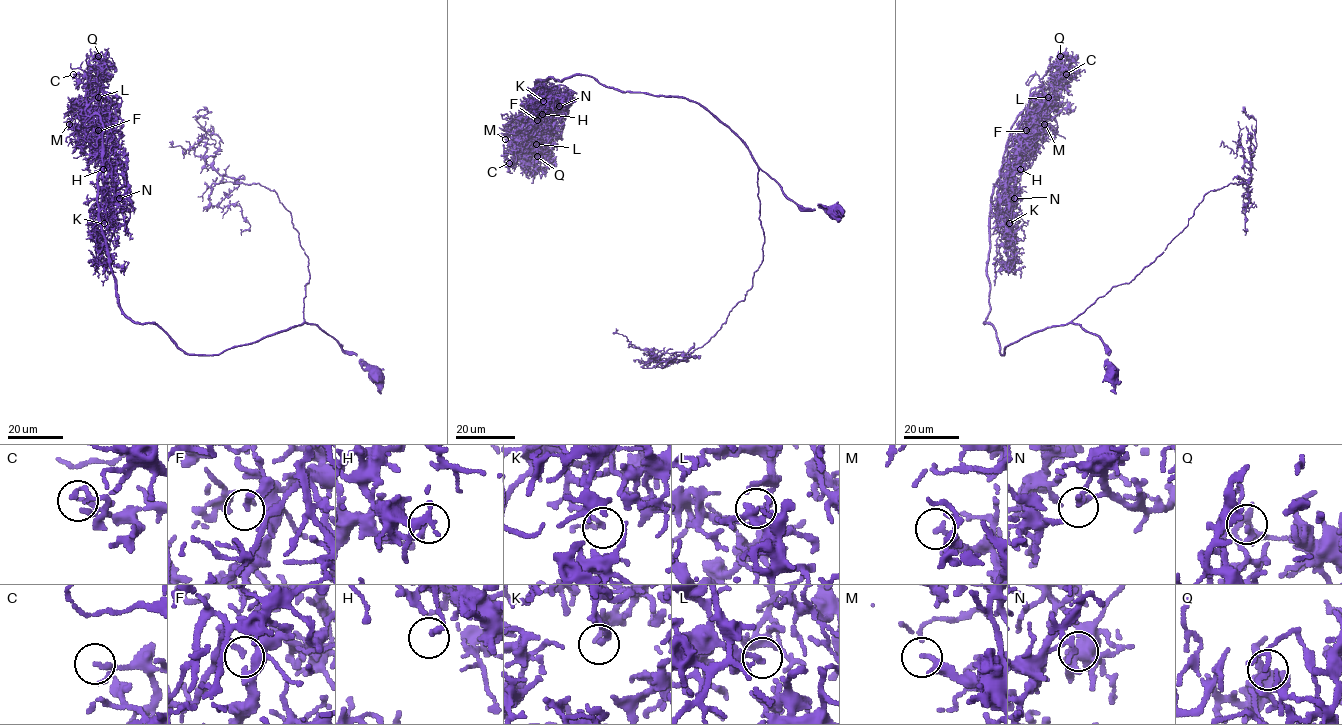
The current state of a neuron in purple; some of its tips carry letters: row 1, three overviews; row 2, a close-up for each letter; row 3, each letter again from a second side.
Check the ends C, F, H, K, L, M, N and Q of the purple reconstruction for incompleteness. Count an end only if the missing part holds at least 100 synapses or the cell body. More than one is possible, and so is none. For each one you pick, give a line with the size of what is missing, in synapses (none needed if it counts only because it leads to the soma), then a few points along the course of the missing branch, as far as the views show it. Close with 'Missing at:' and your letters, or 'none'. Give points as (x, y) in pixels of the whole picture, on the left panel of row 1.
Missing at: none

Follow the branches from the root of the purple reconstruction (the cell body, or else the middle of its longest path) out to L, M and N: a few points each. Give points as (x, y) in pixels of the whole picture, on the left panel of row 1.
L: (375, 374), (316, 325), (190, 355), (154, 323), (133, 322), (120, 307), (99, 217), (102, 87), (98, 97)
M: (375, 374), (316, 325), (190, 355), (133, 322), (99, 217), (102, 149), (69, 124)
N: (375, 374), (316, 325), (190, 355), (154, 323), (133, 322), (120, 307), (99, 217), (119, 198)

